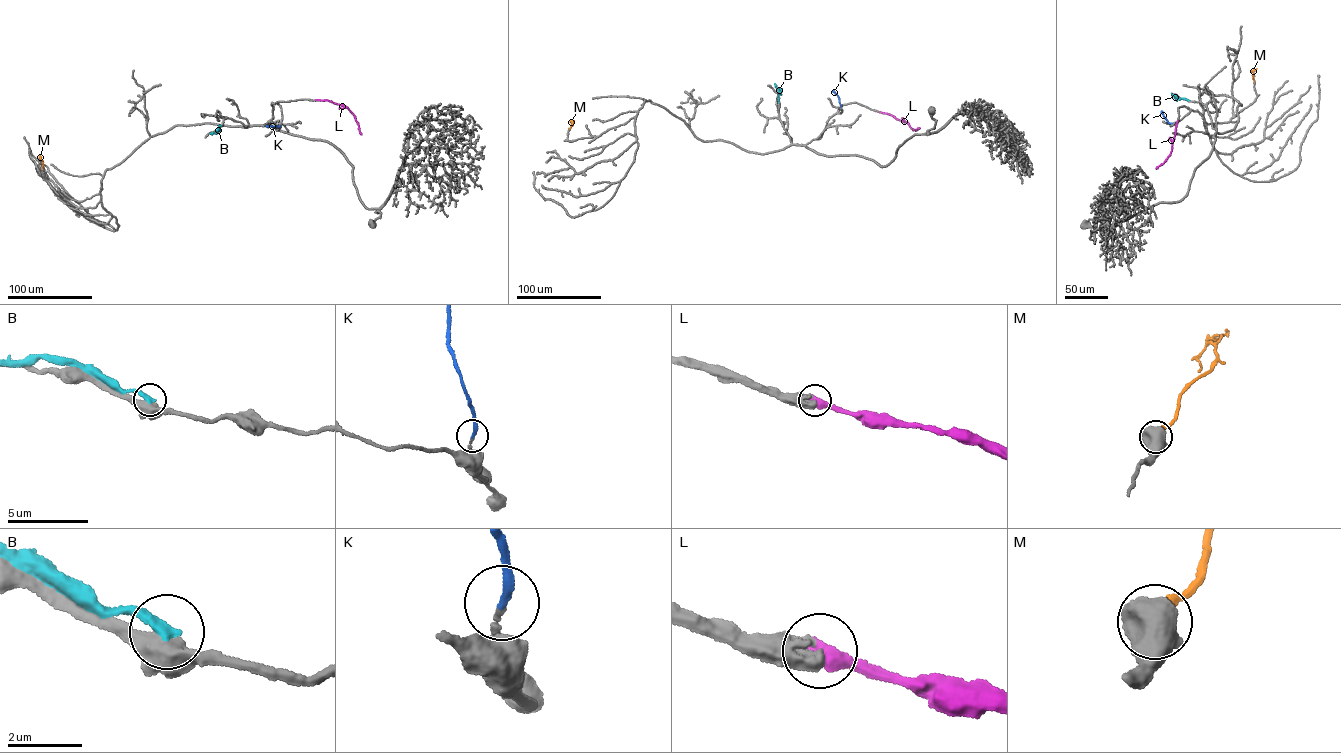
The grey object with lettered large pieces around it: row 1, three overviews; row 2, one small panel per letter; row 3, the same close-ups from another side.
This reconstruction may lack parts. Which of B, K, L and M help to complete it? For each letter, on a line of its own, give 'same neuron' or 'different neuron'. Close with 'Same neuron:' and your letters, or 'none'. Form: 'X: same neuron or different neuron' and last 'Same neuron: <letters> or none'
B: different neuron
K: same neuron
L: same neuron
M: different neuron
Same neuron: K, L

